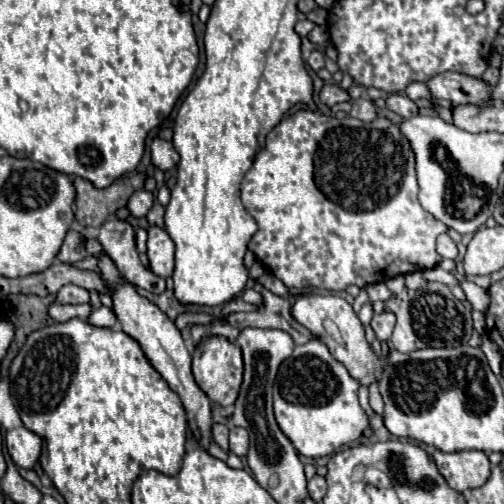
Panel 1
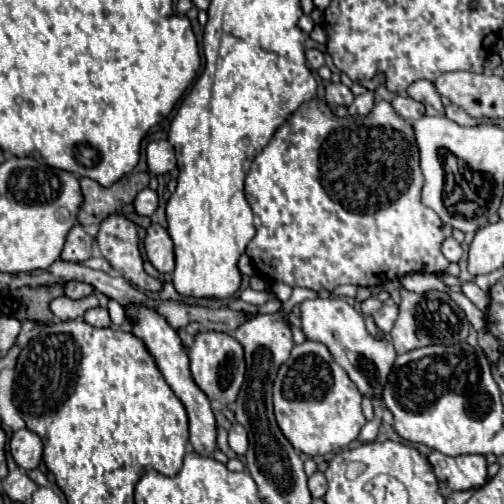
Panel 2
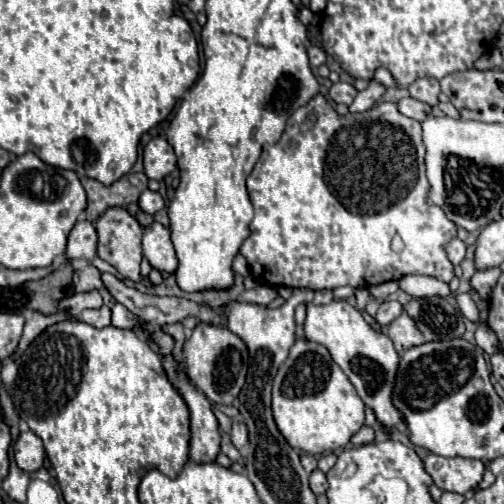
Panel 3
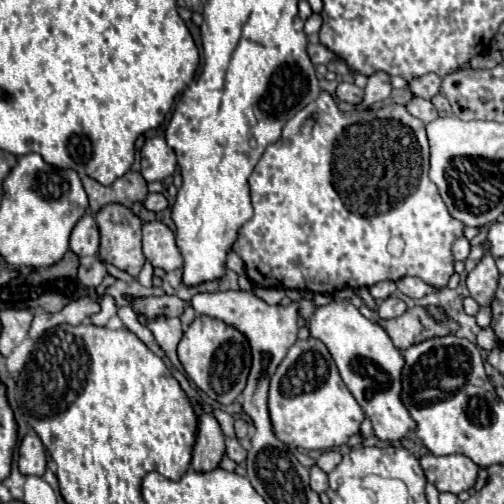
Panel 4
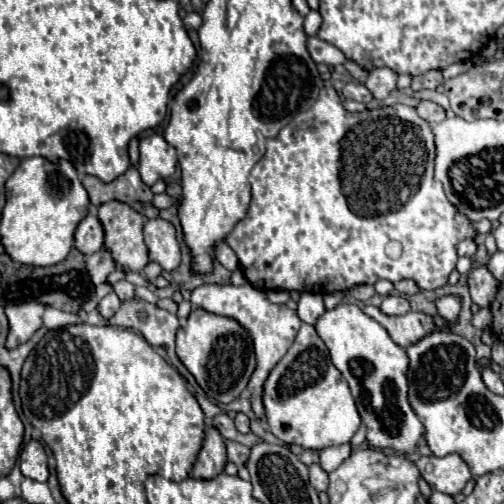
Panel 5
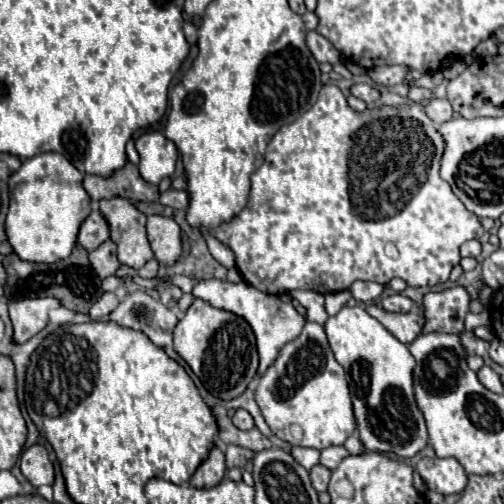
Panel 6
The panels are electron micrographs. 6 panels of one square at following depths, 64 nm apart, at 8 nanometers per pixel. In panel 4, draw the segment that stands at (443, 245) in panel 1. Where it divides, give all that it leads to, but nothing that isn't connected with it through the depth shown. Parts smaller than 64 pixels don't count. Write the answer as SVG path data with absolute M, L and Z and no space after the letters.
M458 238L452 246L452 252L454 252L454 258L456 260L466 260L468 254L470 254L470 242L468 238Z

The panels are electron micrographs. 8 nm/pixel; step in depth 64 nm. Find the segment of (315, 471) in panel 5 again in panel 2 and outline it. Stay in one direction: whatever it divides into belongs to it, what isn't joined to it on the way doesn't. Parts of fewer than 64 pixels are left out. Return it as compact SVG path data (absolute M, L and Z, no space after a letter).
M314 472L308 478L308 488L312 492L312 498L322 498L326 494L326 488L328 488L328 482L326 482L324 474L322 472Z

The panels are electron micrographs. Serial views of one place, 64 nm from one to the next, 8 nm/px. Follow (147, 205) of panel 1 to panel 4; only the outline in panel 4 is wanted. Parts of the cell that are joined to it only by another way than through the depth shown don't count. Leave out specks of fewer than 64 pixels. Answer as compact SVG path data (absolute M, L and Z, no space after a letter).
M148 194L144 206L148 210L152 210L152 212L160 212L160 210L164 210L168 206L168 200L164 198L164 194Z

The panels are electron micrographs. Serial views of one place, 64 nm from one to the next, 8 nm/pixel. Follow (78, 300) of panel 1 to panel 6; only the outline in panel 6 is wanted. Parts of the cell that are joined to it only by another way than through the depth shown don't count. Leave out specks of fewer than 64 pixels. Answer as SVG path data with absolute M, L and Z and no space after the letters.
M108 238L104 244L100 244L100 248L90 252L90 262L100 280L116 274L116 270L120 268L120 262L116 258L116 244Z

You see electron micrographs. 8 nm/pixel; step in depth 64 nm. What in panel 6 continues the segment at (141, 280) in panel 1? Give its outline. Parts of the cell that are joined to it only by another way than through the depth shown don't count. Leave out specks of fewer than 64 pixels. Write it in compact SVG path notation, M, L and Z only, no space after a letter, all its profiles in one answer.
M122 196L100 200L98 206L110 224L110 236L118 246L120 264L140 270L154 258L146 238L146 216Z

